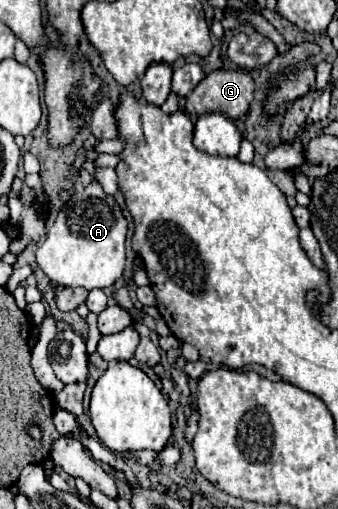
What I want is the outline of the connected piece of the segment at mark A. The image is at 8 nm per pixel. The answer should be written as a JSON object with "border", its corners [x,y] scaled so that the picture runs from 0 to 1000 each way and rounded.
{"border":[[[284,354],[225,377],[172,417],[136,472],[107,491],[107,515],[124,534],[178,562],[320,566],[367,534],[379,436],[337,385],[314,381]]]}

